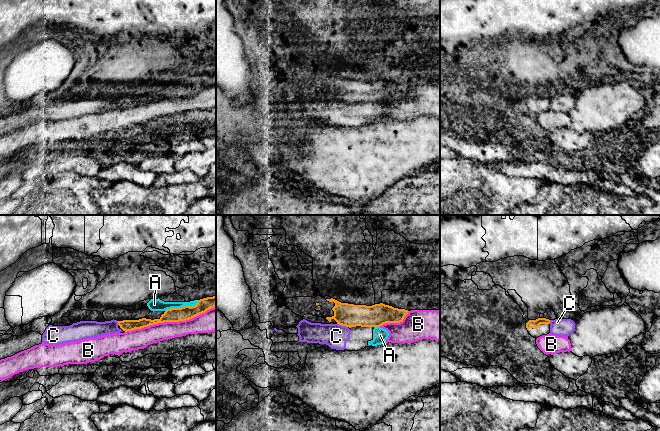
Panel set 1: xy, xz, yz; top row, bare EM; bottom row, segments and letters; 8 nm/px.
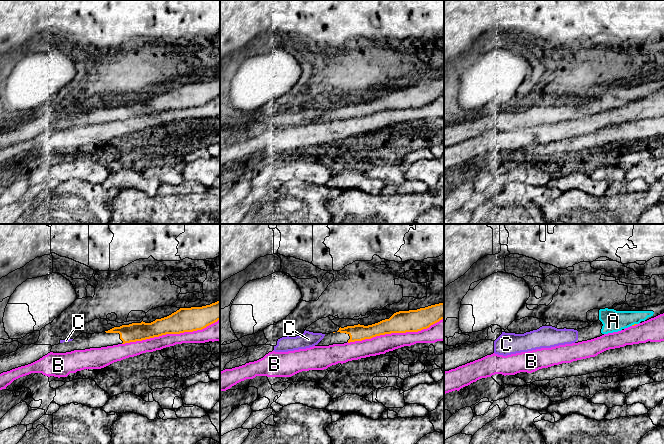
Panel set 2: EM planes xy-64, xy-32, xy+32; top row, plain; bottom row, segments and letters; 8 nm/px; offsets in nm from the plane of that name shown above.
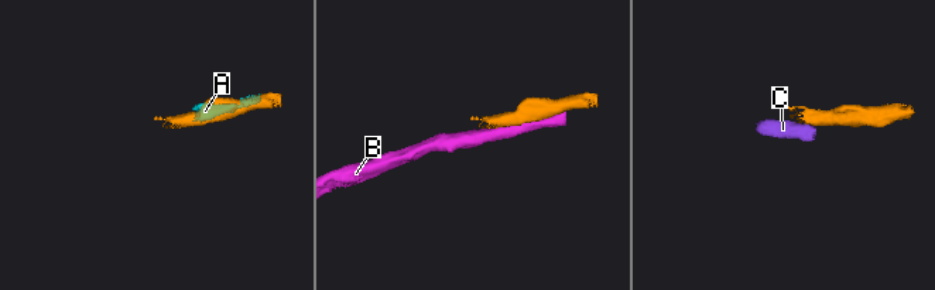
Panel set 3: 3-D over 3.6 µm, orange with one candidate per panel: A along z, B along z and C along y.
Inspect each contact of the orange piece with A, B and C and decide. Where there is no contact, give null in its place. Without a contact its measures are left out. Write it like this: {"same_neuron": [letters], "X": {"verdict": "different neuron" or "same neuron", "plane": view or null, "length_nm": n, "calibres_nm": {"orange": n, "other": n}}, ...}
{"same_neuron": [], "A": {"verdict": "different neuron", "plane": "xy", "length_nm": 280, "calibres_nm": {"orange": 110, "other": 100}}, "B": {"verdict": "different neuron", "plane": "xy", "length_nm": 750, "calibres_nm": {"orange": 110, "other": 150}}, "C": {"verdict": "different neuron", "plane": "xz", "length_nm": 90, "calibres_nm": {"orange": 190, "other": 190}}}

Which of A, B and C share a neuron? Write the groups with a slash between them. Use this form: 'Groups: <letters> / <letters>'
Groups: A C / B

